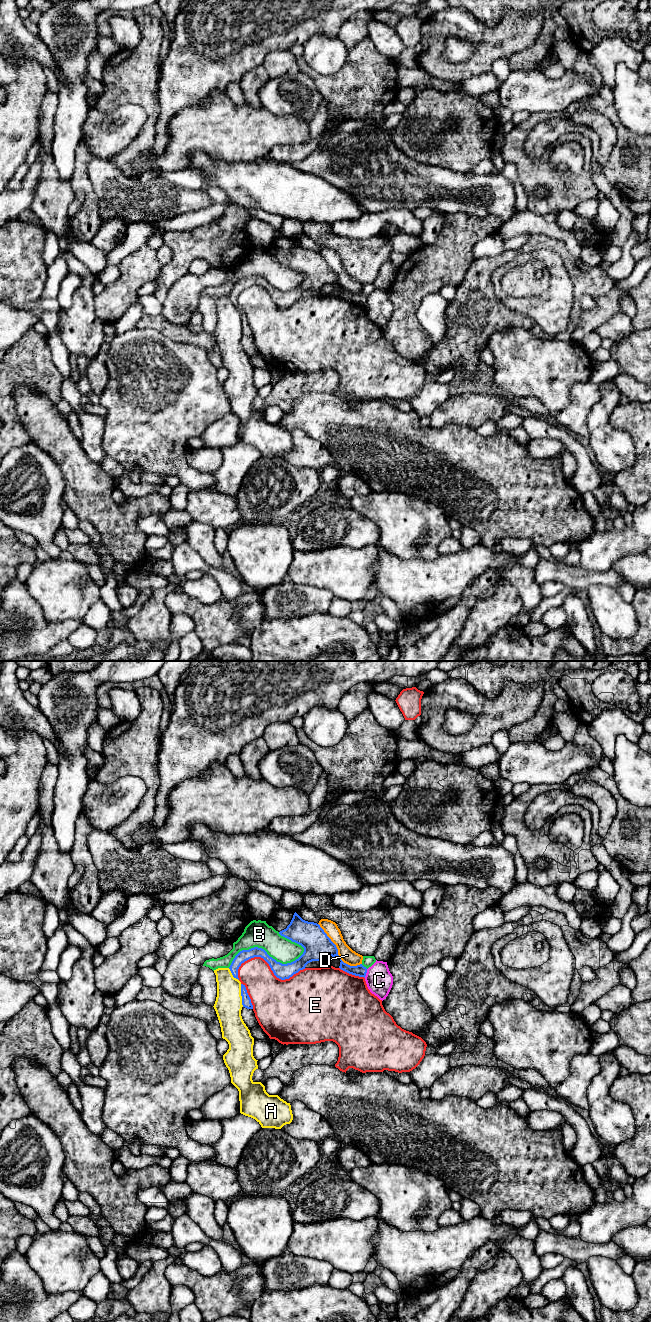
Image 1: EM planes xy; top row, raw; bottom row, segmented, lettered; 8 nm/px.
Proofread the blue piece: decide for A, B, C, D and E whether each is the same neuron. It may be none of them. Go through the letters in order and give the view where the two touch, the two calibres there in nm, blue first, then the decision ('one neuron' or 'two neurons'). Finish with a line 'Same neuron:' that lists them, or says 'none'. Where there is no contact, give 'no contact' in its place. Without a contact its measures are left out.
A: meets blue in xy; 80 nm thick on the blue side, 220 nm on the other; two neurons
B: meets blue in xy; 130 nm thick on the blue side, 220 nm on the other; two neurons
C: meets blue in xy; 90 nm thick on the blue side, 220 nm on the other; two neurons
D: meets blue in xy; 220 nm thick on the blue side, 120 nm on the other; two neurons
E: meets blue in xy; 130 nm thick on the blue side, 300 nm on the other; two neurons
Same neuron: none

